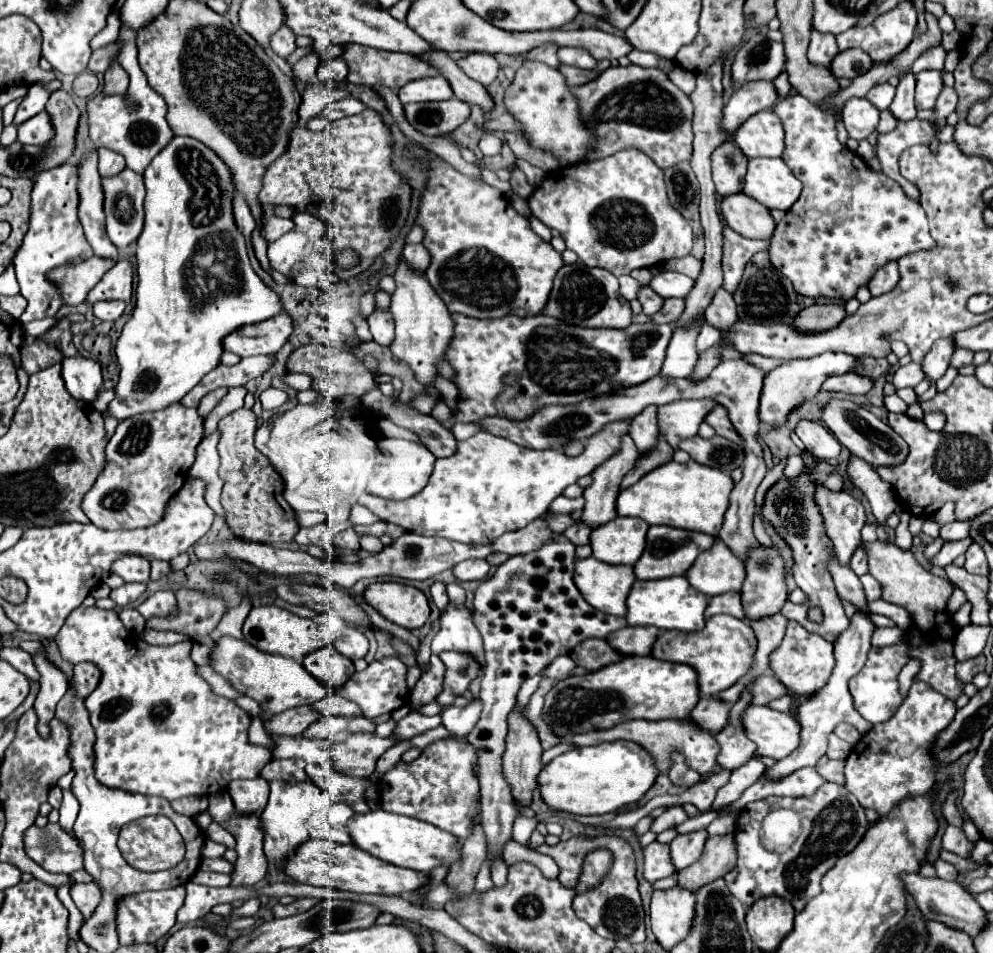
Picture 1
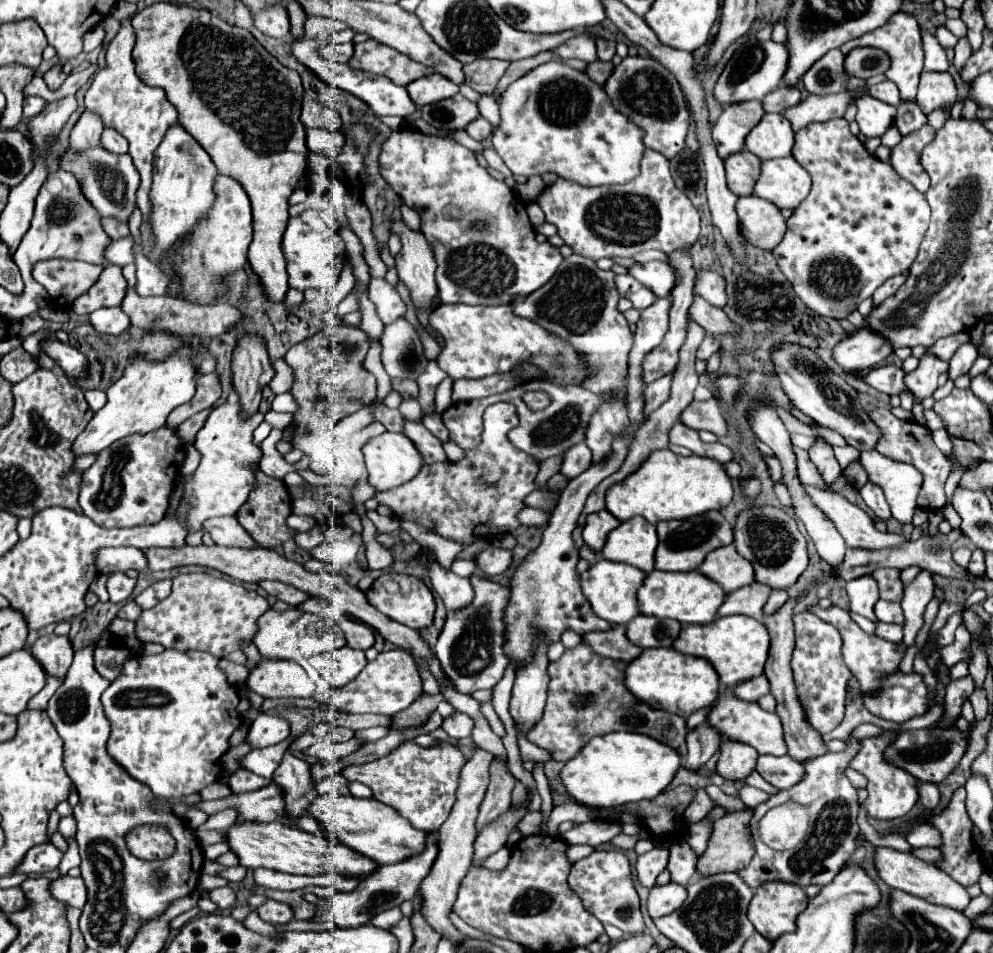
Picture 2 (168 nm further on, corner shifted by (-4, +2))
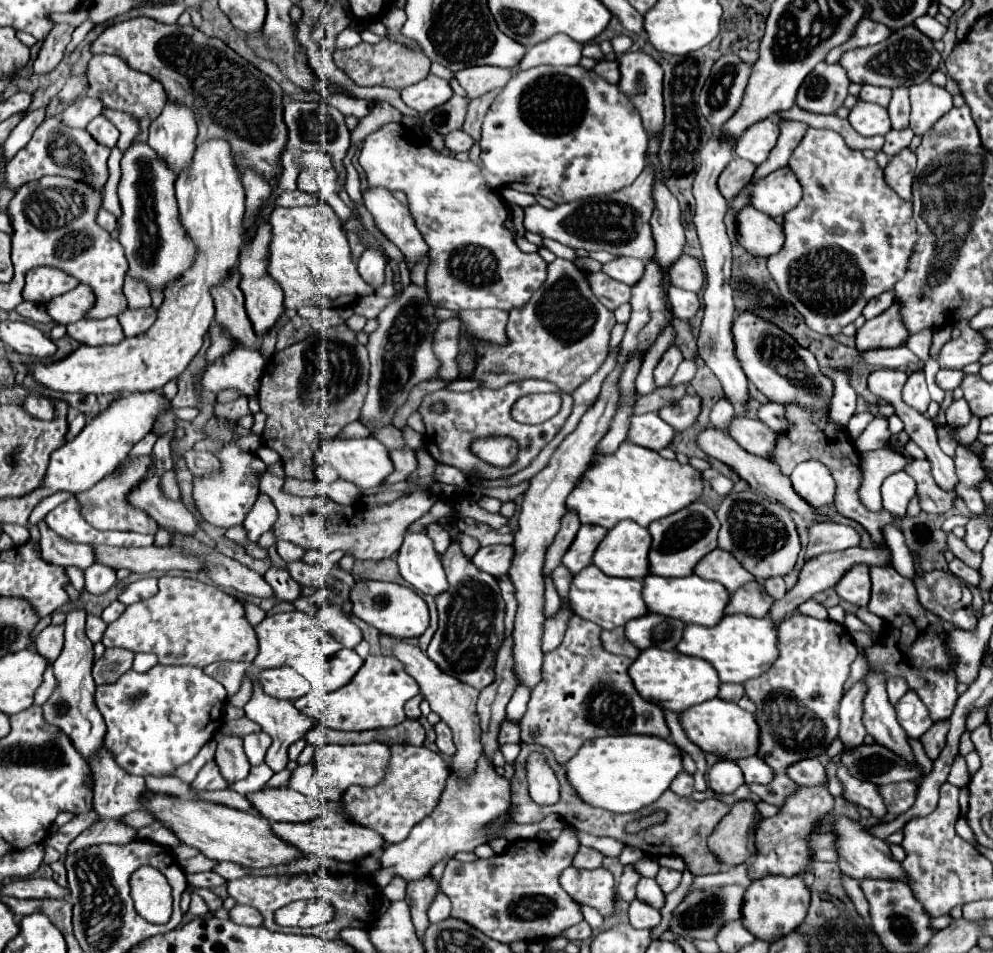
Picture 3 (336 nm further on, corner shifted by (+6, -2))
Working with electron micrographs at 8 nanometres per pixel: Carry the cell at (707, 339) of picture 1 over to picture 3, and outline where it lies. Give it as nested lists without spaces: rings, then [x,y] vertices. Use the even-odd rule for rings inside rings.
[[[682,361],[678,371],[676,371],[676,375],[670,379],[670,387],[676,387],[680,383],[688,383],[694,377],[694,373],[696,373],[694,361]]]

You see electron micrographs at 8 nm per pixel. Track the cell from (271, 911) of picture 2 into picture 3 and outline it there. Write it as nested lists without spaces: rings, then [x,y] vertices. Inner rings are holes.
[[[234,905],[228,911],[228,915],[230,915],[230,921],[234,921],[238,925],[250,925],[250,927],[260,927],[262,925],[262,915],[248,905]]]

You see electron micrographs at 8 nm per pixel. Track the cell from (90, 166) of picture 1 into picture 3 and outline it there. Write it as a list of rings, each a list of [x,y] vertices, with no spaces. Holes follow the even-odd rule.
[[[78,97],[76,101],[72,101],[64,113],[62,113],[62,121],[70,127],[80,127],[84,129],[96,115],[102,113],[102,103],[96,101],[94,97]]]

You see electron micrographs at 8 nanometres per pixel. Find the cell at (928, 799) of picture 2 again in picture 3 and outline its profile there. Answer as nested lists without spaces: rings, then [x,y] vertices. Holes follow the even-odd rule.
[[[902,781],[902,783],[882,785],[882,787],[878,787],[878,791],[882,793],[882,799],[886,801],[888,813],[902,815],[904,811],[908,811],[914,805],[918,787],[914,781]]]

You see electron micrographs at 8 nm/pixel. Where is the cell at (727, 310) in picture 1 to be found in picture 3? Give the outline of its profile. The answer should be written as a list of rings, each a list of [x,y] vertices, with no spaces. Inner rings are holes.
[[[682,253],[682,257],[678,257],[678,261],[674,261],[674,265],[668,267],[668,277],[674,287],[694,293],[700,291],[704,285],[704,273],[700,261],[686,253]]]

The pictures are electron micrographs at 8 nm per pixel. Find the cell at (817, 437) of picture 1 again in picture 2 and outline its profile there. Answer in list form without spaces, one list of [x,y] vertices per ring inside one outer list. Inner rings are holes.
[[[816,437],[816,443],[810,447],[810,459],[818,467],[826,485],[832,485],[834,479],[842,473],[838,461],[834,457],[834,447],[824,437]]]

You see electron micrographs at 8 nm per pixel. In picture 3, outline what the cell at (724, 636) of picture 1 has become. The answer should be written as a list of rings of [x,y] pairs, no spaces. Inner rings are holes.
[[[726,615],[716,627],[686,625],[684,637],[676,647],[684,655],[700,657],[718,671],[722,683],[744,683],[770,669],[778,659],[778,631],[776,623],[768,617],[754,619],[750,615]]]

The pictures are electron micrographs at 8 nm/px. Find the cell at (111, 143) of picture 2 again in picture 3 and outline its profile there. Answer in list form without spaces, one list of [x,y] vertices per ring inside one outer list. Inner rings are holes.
[[[98,115],[98,117],[94,117],[90,123],[88,123],[88,127],[86,127],[88,131],[90,131],[90,135],[92,137],[96,137],[102,145],[106,145],[106,147],[114,147],[116,145],[116,141],[118,141],[118,129],[104,117],[104,115]]]

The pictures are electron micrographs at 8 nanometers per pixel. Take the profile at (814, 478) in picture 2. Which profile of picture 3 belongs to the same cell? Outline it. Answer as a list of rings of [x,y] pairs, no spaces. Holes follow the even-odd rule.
[[[734,417],[732,423],[728,425],[728,433],[738,445],[742,445],[742,449],[764,459],[768,459],[770,453],[774,451],[778,437],[778,433],[766,427],[762,421],[746,417]]]

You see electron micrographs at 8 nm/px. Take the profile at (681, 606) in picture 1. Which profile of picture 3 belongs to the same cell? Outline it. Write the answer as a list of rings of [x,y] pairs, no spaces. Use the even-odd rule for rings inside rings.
[[[648,575],[648,577],[644,577],[642,595],[644,595],[644,601],[648,605],[648,611],[660,613],[666,617],[674,617],[674,619],[680,619],[684,623],[704,625],[704,627],[716,625],[724,617],[724,609],[730,601],[730,593],[726,591],[724,585],[720,585],[716,581],[706,581],[698,575],[678,577],[678,579]],[[702,617],[706,617],[706,619],[702,619]]]

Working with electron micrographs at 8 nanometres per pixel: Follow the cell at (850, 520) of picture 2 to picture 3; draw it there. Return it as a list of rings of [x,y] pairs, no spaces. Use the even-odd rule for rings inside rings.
[[[704,429],[704,431],[698,433],[698,437],[696,437],[696,445],[698,445],[706,455],[710,455],[710,457],[722,461],[724,465],[728,465],[728,467],[730,467],[740,479],[744,479],[754,491],[760,491],[760,493],[768,495],[770,499],[776,499],[778,503],[782,503],[784,507],[788,507],[788,509],[800,513],[800,515],[806,517],[806,519],[814,519],[814,509],[812,509],[802,497],[798,497],[798,495],[794,493],[794,489],[792,489],[792,485],[790,485],[790,479],[784,477],[784,475],[778,471],[776,465],[770,463],[770,461],[764,459],[764,457],[746,453],[728,433],[720,431],[720,429]]]

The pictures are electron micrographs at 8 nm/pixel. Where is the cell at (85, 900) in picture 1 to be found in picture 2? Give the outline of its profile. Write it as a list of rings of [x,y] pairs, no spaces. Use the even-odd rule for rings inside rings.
[[[66,875],[62,879],[56,879],[50,885],[50,893],[58,901],[64,901],[70,907],[76,907],[76,909],[82,909],[84,901],[88,899],[88,889],[86,889],[82,877],[68,877]]]

